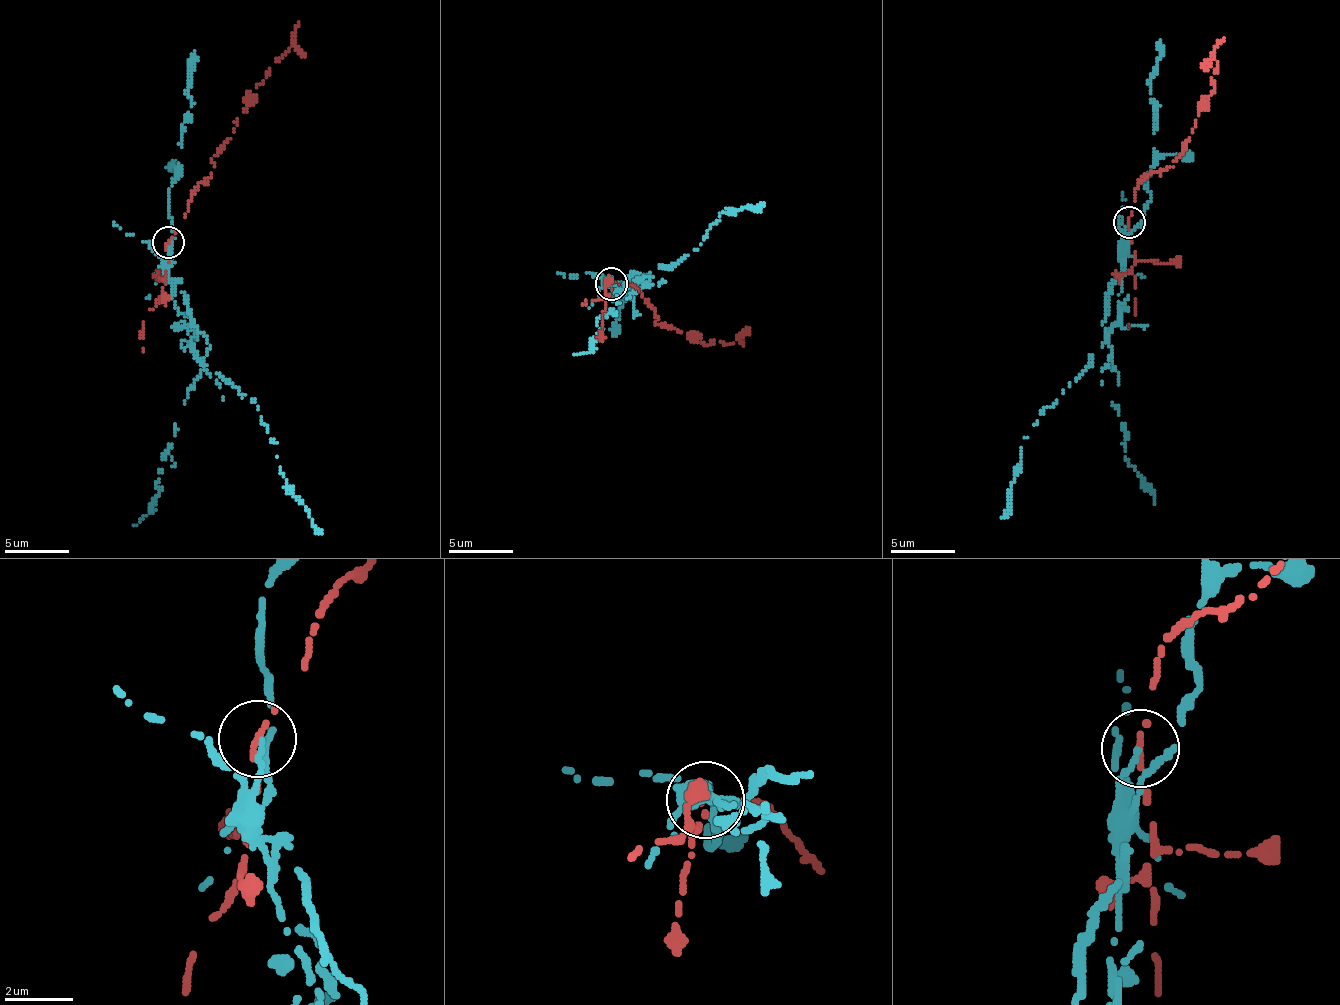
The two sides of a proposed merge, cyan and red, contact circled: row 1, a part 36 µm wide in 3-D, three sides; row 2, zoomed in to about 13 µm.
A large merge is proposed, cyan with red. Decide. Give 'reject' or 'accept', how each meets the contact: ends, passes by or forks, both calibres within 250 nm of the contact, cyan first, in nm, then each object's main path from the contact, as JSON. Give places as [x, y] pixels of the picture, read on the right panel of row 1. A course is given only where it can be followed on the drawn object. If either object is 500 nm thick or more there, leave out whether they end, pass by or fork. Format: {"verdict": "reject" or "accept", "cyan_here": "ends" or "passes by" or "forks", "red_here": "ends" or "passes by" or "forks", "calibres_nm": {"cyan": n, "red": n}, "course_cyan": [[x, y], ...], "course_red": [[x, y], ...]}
{"verdict": "reject", "cyan_here": "ends", "red_here": "ends", "calibres_nm": {"cyan": 170, "red": 200}, "course_cyan": [[1128, 223], [1122, 273], [1102, 322], [1112, 356], [1102, 368], [1092, 362], [1044, 411], [1001, 518]], "course_red": [[1128, 223], [1134, 188], [1154, 171], [1173, 166], [1182, 151], [1205, 99], [1214, 89], [1214, 46], [1223, 37]]}

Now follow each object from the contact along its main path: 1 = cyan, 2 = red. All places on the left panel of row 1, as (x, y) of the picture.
1: (168, 243), (168, 282), (207, 340), (207, 373), (252, 399), (277, 443), (280, 473), (322, 534)
2: (168, 243), (201, 182), (211, 173), (214, 155), (230, 138), (246, 94), (292, 45), (292, 33), (298, 22)

